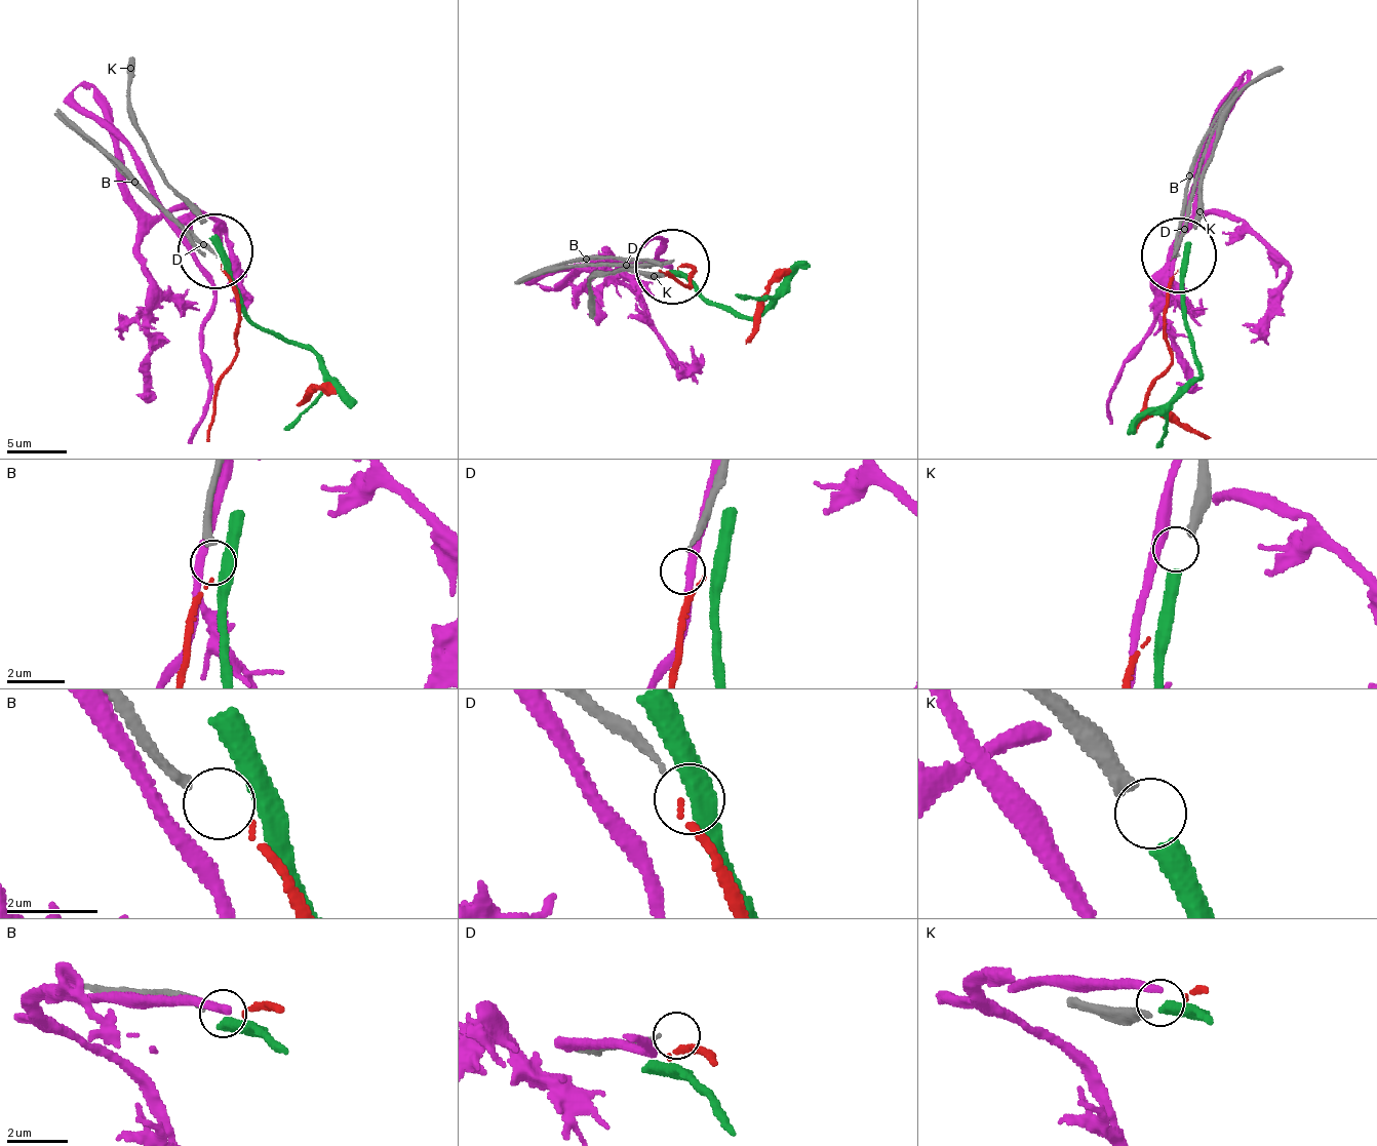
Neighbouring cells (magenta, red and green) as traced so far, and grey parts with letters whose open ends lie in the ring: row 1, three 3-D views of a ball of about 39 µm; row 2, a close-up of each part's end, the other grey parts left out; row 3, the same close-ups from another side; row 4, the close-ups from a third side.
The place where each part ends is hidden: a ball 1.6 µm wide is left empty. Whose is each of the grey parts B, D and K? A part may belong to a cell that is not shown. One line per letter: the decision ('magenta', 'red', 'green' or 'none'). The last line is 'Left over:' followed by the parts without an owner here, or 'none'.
B: red
D: none
K: green
Left over: D

